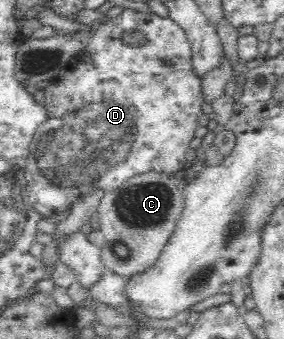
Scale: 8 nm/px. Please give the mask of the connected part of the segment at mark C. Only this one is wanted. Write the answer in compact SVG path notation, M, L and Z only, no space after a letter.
M147 171L129 177L121 187L105 192L98 205L97 220L105 245L100 257L104 268L129 277L152 267L171 237L184 207L184 193L170 174Z

